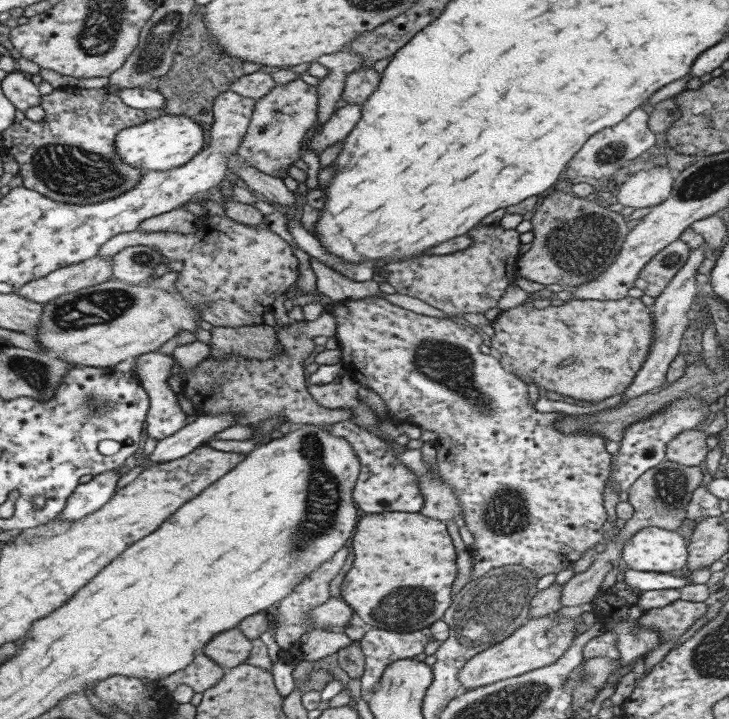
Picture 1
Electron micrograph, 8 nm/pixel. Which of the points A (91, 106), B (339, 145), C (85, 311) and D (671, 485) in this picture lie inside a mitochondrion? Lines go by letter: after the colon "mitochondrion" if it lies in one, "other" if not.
A: other
B: other
C: mitochondrion
D: mitochondrion

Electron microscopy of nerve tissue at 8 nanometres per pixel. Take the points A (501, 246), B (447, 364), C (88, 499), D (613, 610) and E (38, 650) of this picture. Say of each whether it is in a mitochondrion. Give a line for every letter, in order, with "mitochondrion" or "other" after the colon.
A: other
B: mitochondrion
C: other
D: other
E: other

